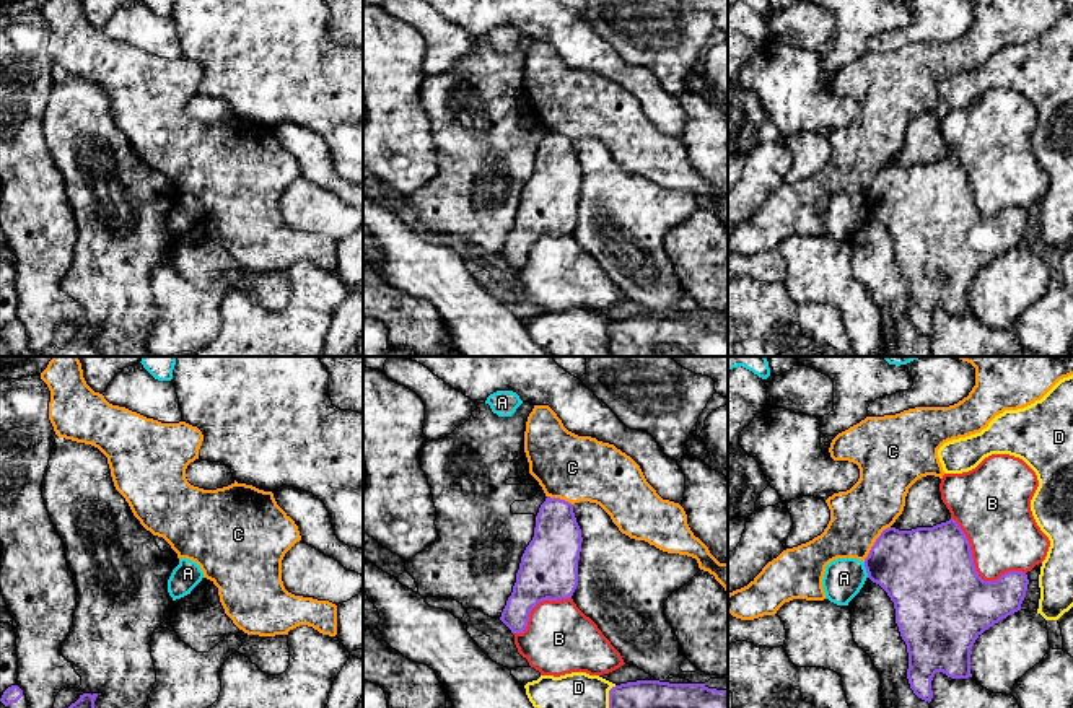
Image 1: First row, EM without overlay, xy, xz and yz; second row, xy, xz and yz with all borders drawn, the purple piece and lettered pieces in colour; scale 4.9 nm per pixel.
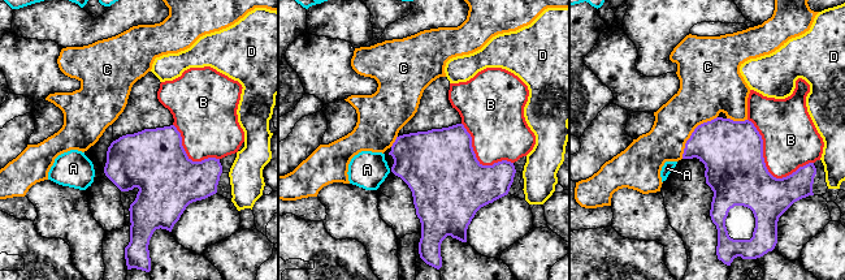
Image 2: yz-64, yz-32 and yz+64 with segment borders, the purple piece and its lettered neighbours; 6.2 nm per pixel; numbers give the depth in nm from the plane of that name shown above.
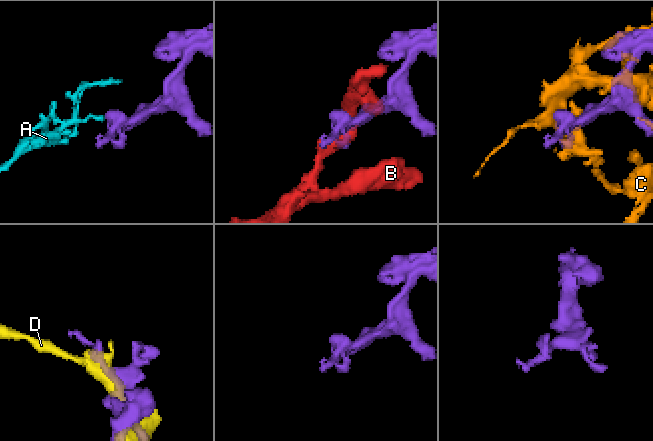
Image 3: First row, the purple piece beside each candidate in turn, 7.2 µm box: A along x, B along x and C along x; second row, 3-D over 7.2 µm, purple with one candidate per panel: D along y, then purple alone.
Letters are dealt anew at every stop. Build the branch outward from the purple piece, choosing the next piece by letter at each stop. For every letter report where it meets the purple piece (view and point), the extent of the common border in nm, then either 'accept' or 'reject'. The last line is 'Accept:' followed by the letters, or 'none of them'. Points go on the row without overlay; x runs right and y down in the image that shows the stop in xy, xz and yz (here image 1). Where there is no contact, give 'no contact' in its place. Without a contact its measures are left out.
A: yz (867, 205) | 80 nm | reject
B: yz (976, 205) | 460 nm | reject
C: yz (875, 178) | 220 nm | reject
D: xz (609, 337) | 180 nm | reject
Accept: none of them

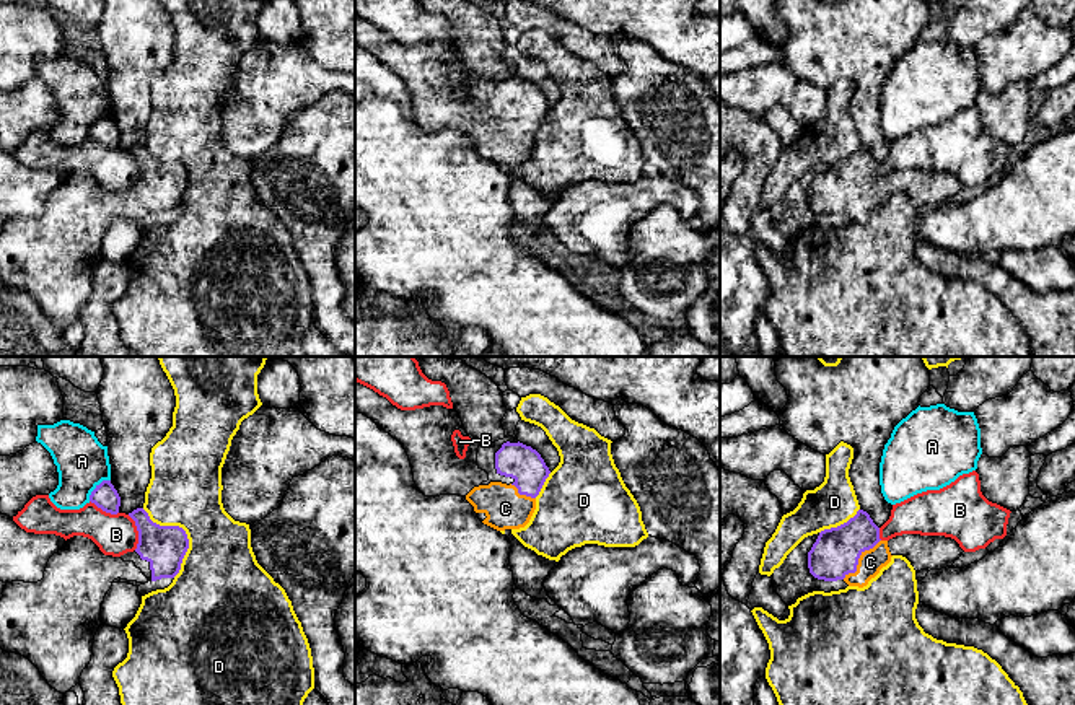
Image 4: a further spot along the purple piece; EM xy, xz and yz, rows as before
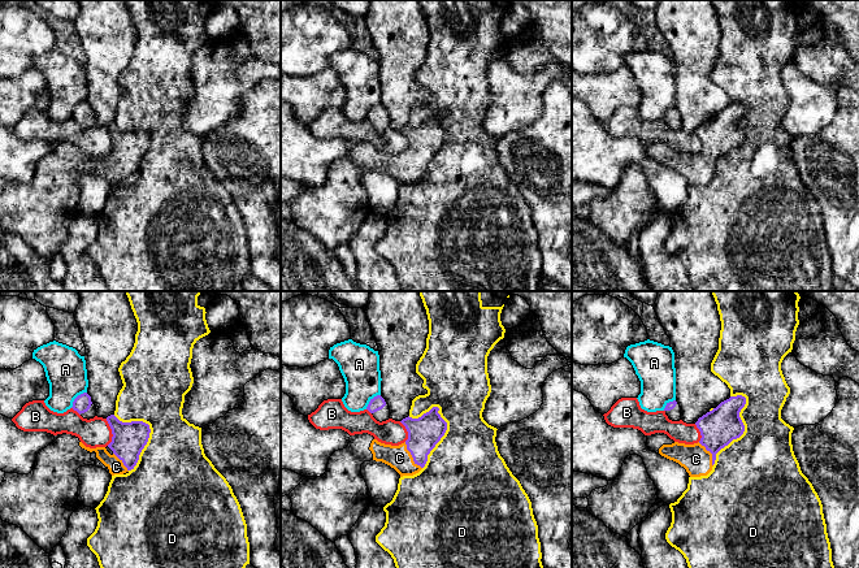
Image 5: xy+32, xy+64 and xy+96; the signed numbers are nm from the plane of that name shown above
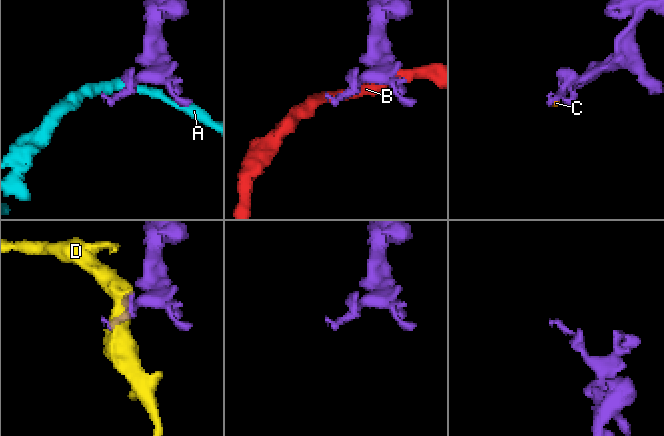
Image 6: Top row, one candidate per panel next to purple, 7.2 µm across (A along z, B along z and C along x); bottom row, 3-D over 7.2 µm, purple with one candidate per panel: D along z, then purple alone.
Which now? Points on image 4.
A: xy (96, 122) | 160 nm | reject
B: xy (139, 168) | 180 nm | reject
C: yz (857, 196) | 280 nm | accept
D: xy (184, 168) | 380 nm | reject
Accept: C

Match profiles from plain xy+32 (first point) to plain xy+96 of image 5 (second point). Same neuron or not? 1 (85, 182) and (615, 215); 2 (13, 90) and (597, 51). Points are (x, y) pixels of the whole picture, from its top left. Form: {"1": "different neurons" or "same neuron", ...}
{"1": "different neurons", "2": "different neurons"}

